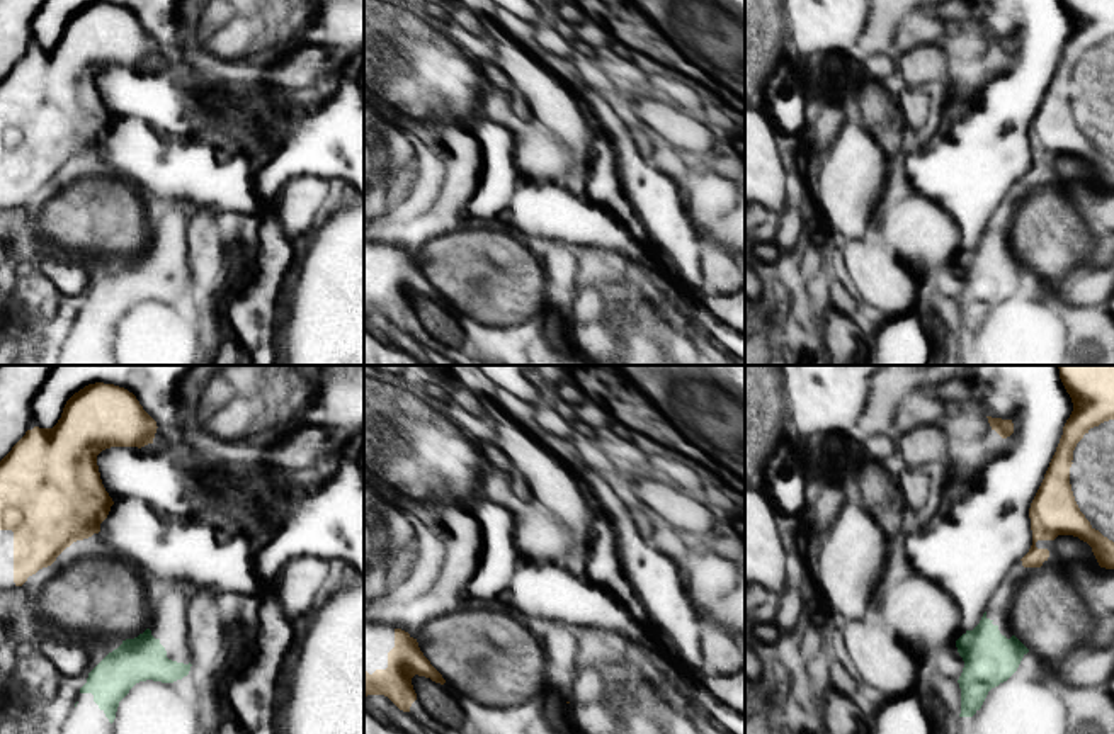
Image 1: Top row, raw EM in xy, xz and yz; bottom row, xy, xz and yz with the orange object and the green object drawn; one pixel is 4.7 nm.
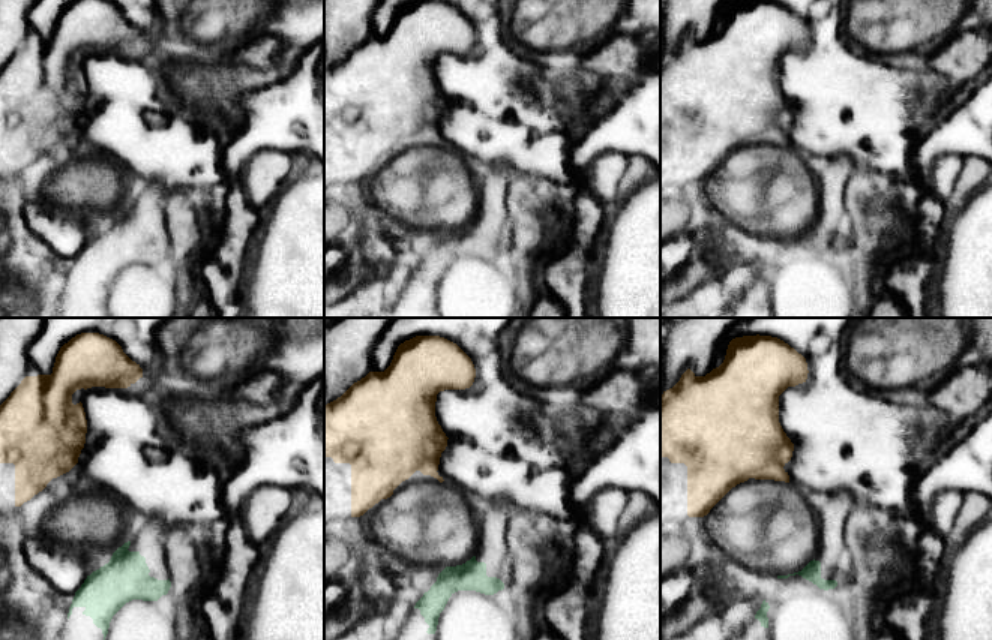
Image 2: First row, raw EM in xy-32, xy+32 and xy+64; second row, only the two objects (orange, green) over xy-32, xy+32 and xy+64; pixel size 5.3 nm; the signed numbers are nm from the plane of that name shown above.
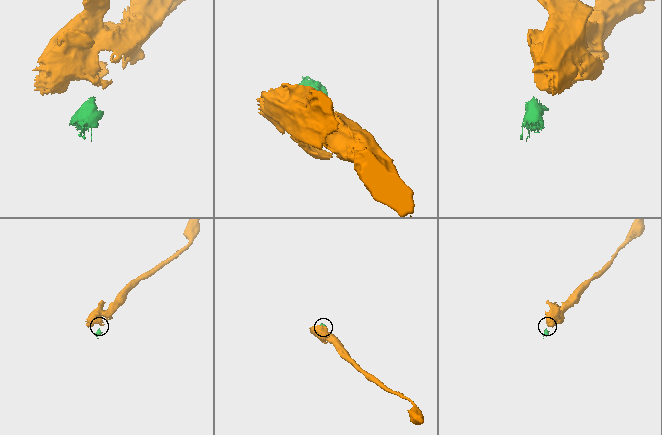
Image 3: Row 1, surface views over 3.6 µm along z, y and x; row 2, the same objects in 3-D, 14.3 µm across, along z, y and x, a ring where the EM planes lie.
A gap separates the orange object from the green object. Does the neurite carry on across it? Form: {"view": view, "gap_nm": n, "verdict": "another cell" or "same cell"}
{"view": "yz", "gap_nm": 280, "verdict": "another cell"}

